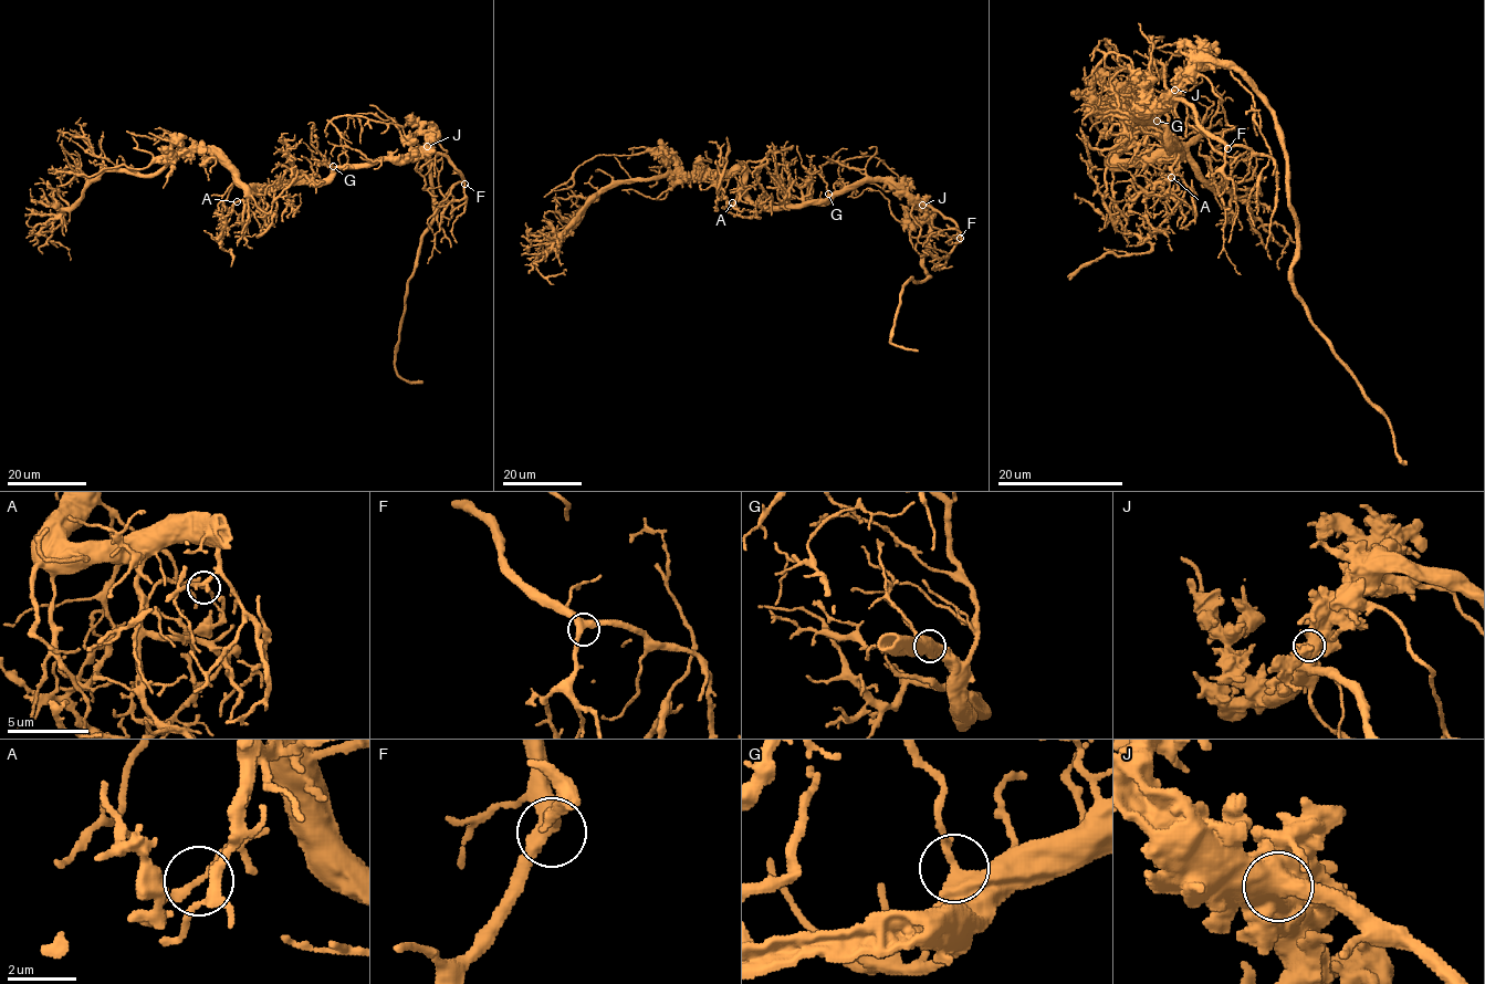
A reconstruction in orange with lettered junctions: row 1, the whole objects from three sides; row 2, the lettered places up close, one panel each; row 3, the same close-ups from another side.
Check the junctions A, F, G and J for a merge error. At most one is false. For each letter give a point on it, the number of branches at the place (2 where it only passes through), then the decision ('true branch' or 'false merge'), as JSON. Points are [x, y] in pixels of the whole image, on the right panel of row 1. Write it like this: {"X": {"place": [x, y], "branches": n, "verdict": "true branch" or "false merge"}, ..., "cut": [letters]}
{"A": {"place": [1171, 177], "branches": 2, "verdict": "false merge"}, "F": {"place": [1227, 148], "branches": 3, "verdict": "true branch"}, "G": {"place": [1157, 121], "branches": 2, "verdict": "true branch"}, "J": {"place": [1174, 90], "branches": 2, "verdict": "true branch"}, "cut": ["A"]}

